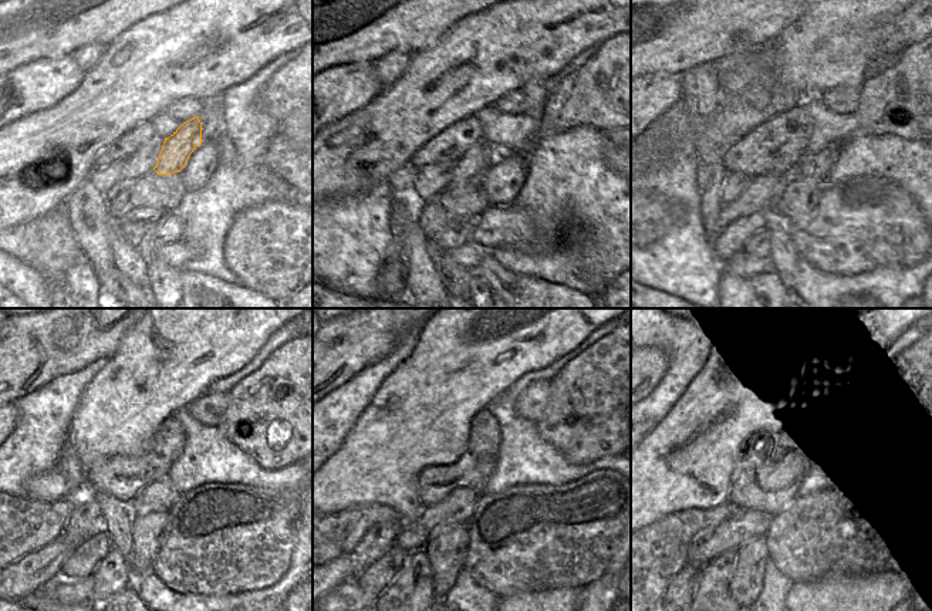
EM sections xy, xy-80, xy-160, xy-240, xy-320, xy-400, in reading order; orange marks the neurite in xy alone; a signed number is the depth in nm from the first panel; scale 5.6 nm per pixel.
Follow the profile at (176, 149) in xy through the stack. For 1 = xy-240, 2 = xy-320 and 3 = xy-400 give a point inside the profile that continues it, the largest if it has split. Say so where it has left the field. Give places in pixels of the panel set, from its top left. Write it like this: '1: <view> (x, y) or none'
1: xy-240 (27, 574)
2: xy-320 (341, 569)
3: none

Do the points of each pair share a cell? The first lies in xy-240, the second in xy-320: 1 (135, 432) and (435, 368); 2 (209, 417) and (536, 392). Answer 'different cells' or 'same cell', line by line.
1: same cell
2: same cell

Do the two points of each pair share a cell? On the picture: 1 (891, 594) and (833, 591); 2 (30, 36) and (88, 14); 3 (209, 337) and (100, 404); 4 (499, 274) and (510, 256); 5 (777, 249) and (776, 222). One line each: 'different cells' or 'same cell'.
1: same cell
2: same cell
3: same cell
4: different cells
5: same cell

